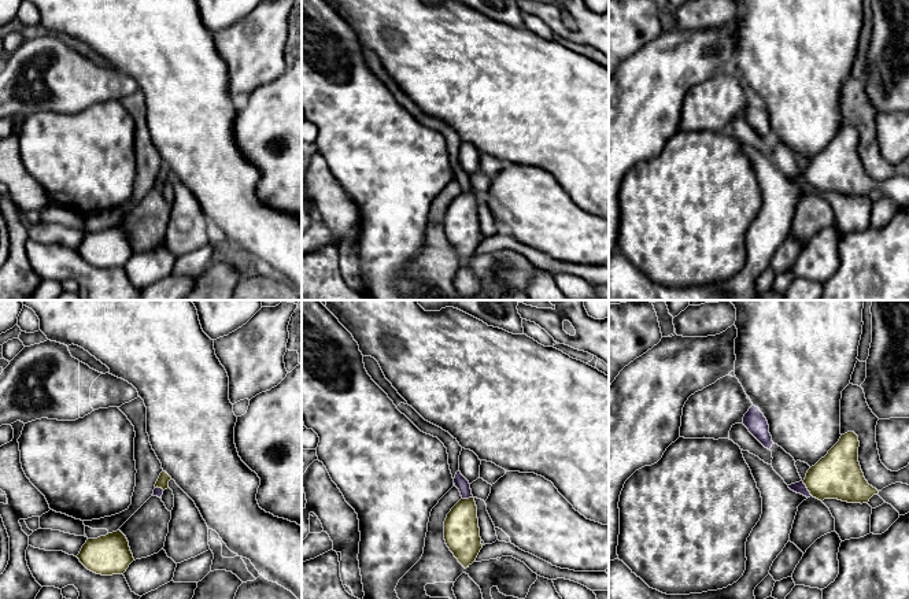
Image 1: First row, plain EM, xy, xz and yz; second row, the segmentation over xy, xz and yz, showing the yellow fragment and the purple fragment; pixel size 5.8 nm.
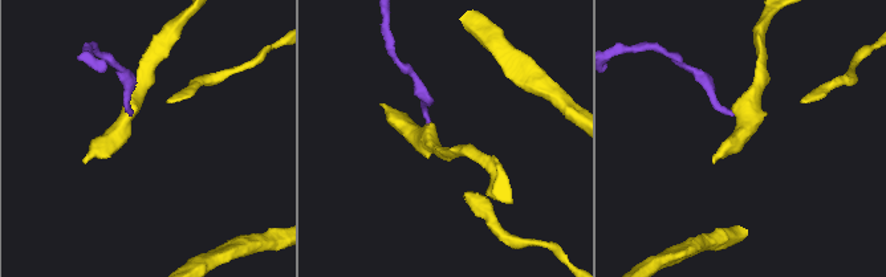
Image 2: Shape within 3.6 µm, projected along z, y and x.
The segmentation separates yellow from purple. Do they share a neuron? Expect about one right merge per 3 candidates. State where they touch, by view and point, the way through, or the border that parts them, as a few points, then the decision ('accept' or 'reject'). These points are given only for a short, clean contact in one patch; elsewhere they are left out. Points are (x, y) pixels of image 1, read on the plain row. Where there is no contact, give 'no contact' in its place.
contact yz (806, 180); border yz (802, 174), (812, 188); reject

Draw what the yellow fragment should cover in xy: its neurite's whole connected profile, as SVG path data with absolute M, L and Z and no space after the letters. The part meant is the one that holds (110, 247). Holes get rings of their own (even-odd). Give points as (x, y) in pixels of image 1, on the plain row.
M121 223L88 232L77 251L88 263L101 269L123 267L134 254L129 234Z

